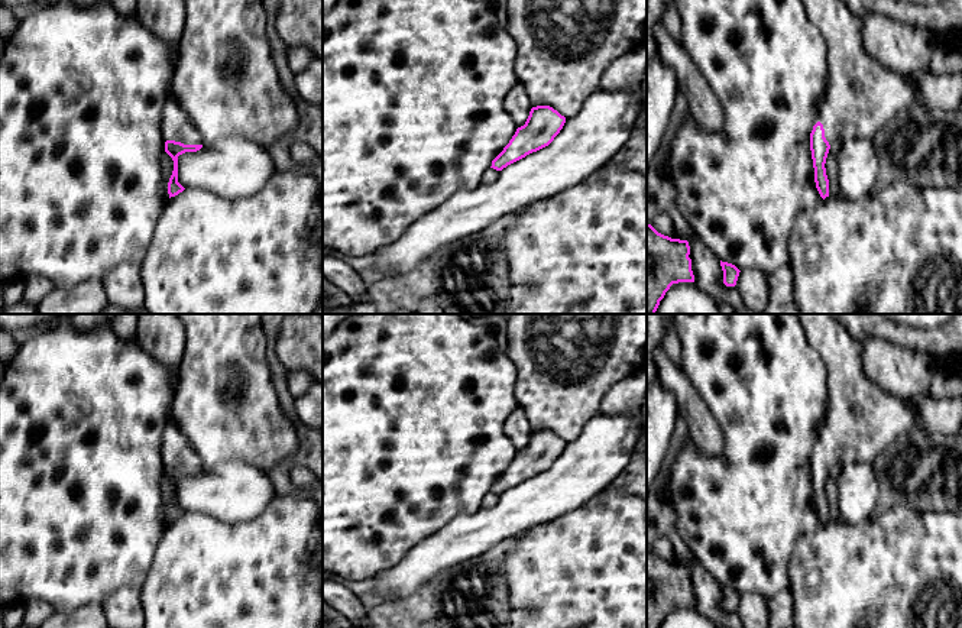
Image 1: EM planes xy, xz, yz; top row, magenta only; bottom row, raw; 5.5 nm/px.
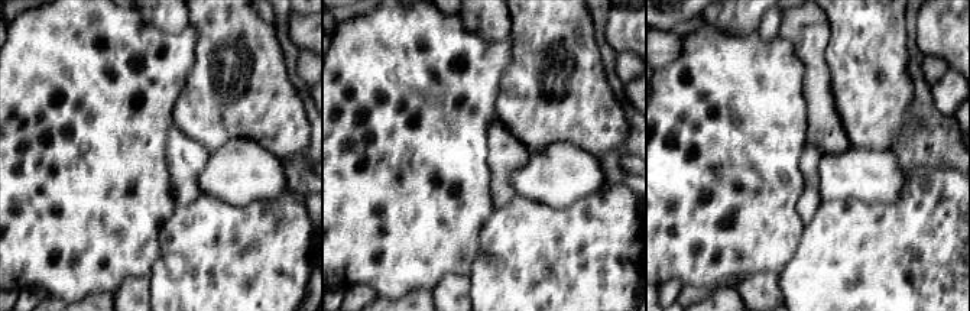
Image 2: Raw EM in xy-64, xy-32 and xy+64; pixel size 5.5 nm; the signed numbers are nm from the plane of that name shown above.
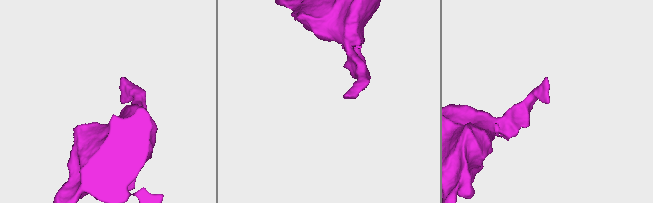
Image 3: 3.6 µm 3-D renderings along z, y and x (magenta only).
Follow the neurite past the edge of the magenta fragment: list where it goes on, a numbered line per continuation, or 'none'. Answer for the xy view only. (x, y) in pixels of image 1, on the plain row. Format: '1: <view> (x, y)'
1: xy (175, 449)

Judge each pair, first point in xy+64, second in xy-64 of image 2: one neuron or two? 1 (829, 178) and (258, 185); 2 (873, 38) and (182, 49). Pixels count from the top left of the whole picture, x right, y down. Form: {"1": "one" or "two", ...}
{"1": "one", "2": "two"}

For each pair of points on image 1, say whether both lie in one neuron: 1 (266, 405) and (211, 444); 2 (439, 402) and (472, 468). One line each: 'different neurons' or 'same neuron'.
1: same neuron
2: same neuron

